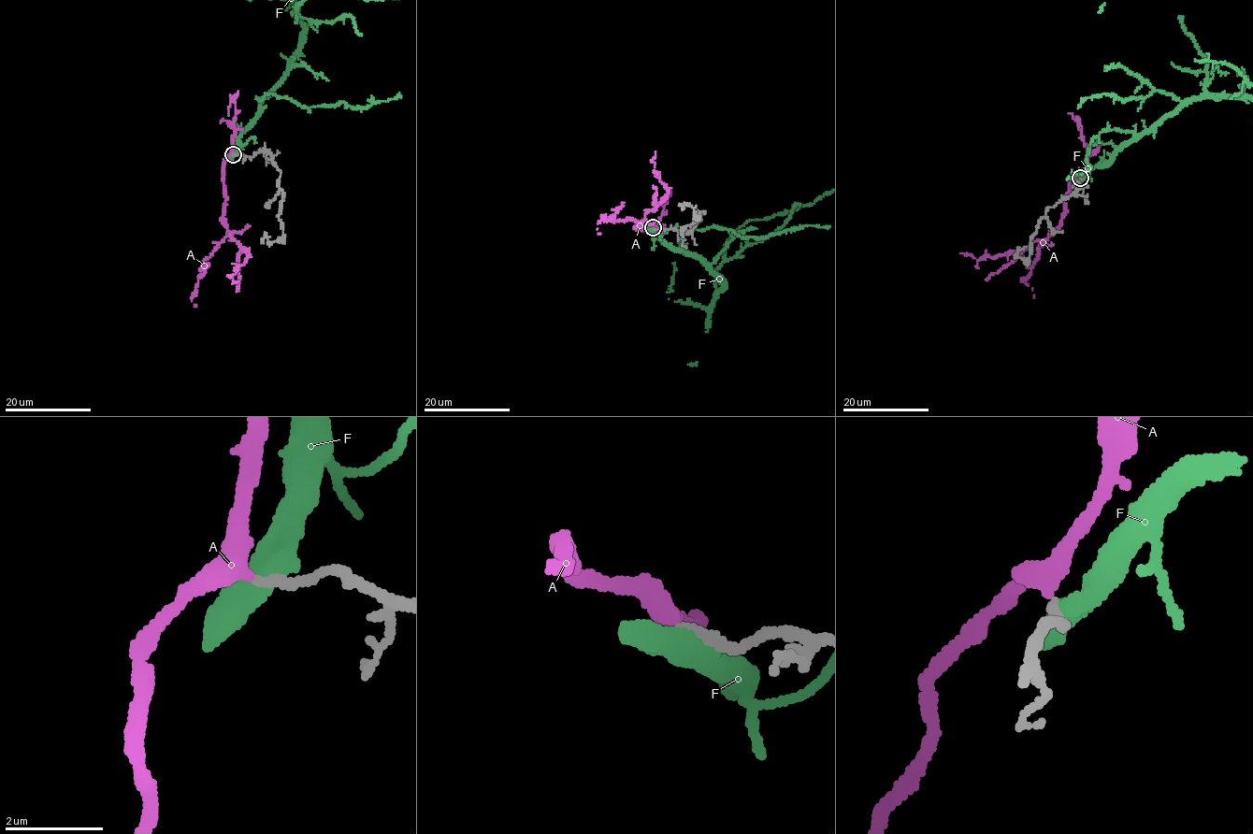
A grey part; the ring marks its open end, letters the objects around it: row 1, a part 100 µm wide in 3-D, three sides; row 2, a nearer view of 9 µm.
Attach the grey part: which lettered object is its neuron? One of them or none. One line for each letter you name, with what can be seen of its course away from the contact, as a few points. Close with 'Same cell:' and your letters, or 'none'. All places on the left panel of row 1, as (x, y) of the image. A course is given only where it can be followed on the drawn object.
A: via (233, 154), (224, 160), (223, 219), (230, 235), (248, 253), (246, 261), (230, 277)
Same cell: A

